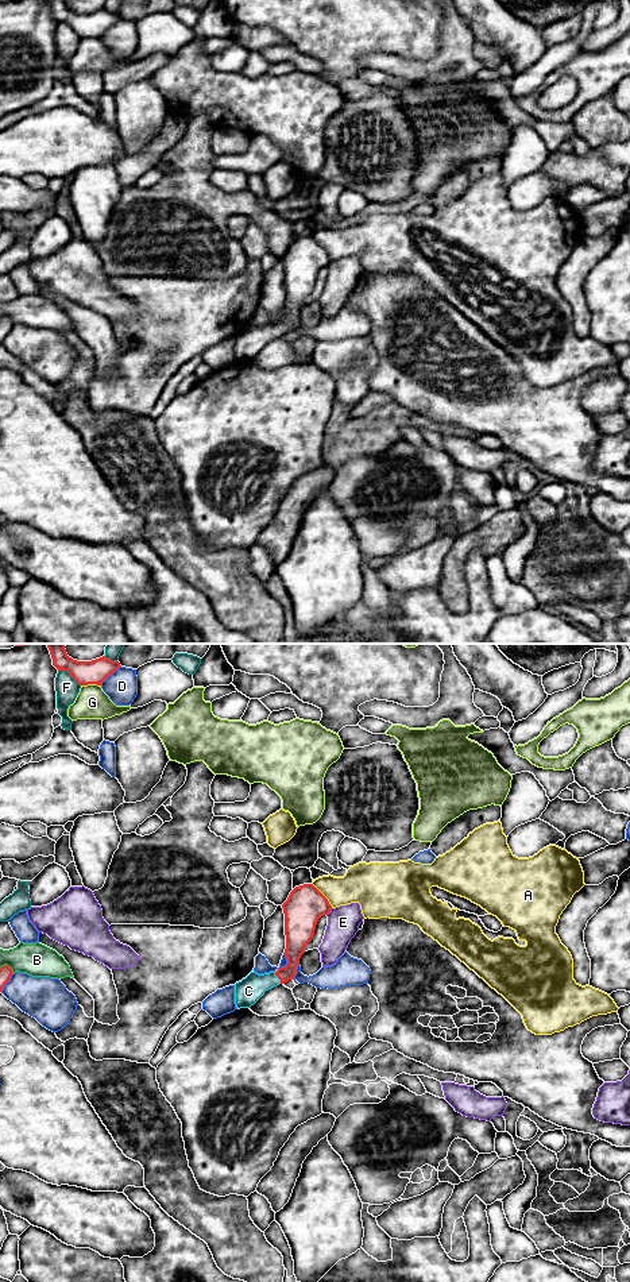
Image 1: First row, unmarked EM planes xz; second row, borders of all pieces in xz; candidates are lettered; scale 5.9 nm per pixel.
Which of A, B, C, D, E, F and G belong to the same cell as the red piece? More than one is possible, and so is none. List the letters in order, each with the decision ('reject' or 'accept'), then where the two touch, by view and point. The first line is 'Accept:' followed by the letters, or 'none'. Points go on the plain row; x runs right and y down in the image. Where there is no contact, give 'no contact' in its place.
Accept: C
A: reject; meets red in xz at (323, 247)
B: reject; meets red in xz at (7, 317)
C: accept; meets red in xz at (277, 328)
D: reject; meets red in xz at (109, 26)
E: reject; meets red in xz at (329, 263)
F: reject; meets red in xz at (70, 27)
G: reject; meets red in xz at (91, 35)

